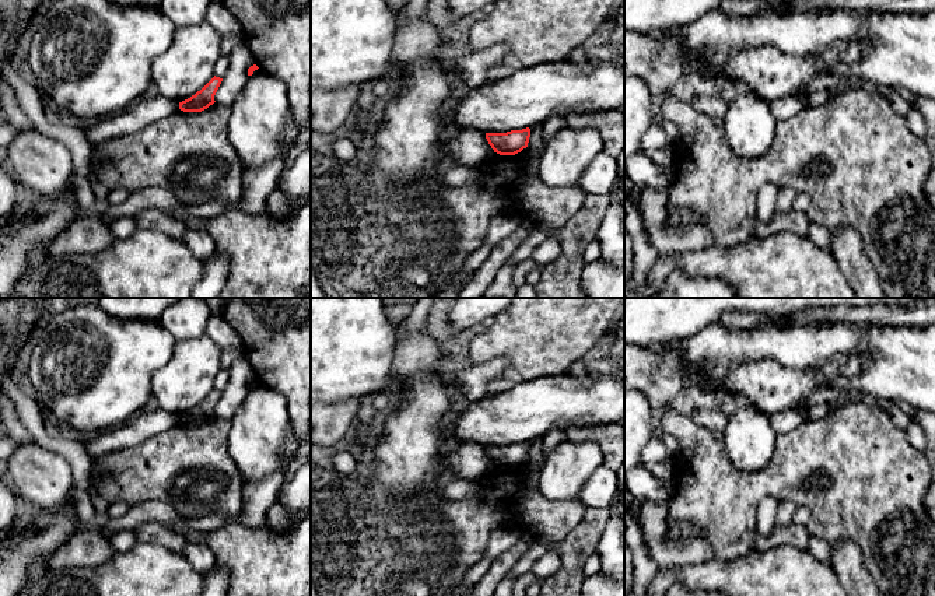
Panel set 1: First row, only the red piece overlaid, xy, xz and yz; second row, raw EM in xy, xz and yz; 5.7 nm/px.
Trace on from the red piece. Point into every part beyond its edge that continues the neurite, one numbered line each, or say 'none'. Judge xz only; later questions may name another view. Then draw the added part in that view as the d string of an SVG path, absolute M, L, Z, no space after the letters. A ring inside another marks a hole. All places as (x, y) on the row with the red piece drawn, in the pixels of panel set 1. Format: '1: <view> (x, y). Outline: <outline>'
none

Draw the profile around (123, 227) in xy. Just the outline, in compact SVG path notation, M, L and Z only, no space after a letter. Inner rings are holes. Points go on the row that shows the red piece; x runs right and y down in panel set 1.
M119 217L109 224L109 229L118 239L126 239L137 229L134 217Z

